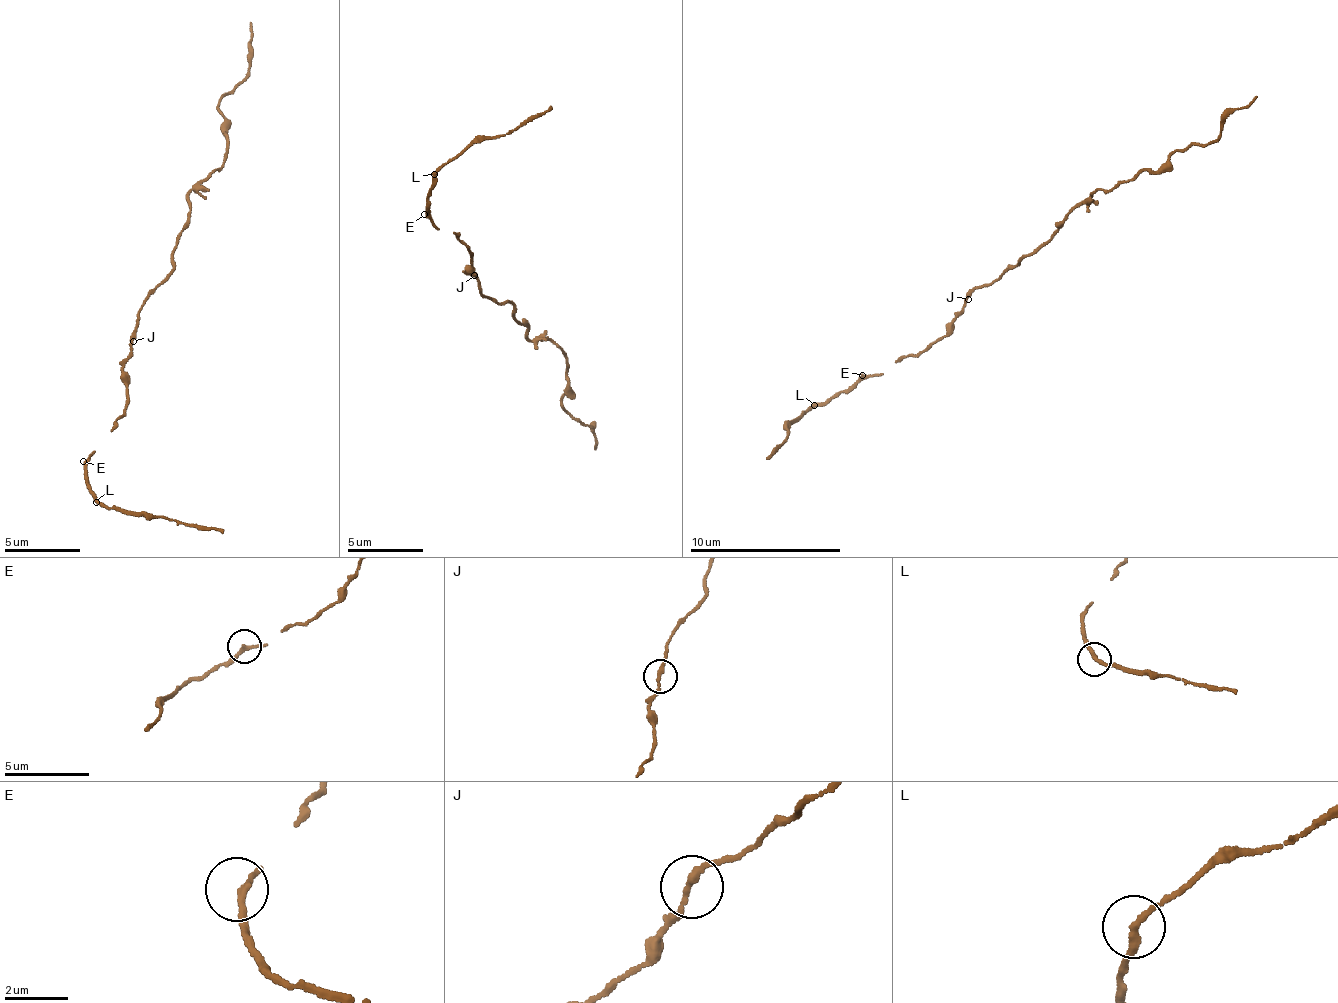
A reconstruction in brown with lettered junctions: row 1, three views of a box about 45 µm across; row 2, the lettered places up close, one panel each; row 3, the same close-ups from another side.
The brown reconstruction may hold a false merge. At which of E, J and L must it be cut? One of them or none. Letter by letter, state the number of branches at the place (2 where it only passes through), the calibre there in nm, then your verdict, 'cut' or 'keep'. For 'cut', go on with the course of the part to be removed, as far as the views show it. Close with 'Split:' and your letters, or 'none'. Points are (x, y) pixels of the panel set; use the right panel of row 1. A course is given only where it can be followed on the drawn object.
E: 2 | 220 nm | keep
J: 2 | 200 nm | keep
L: 2 | 200 nm | keep
Split: none

